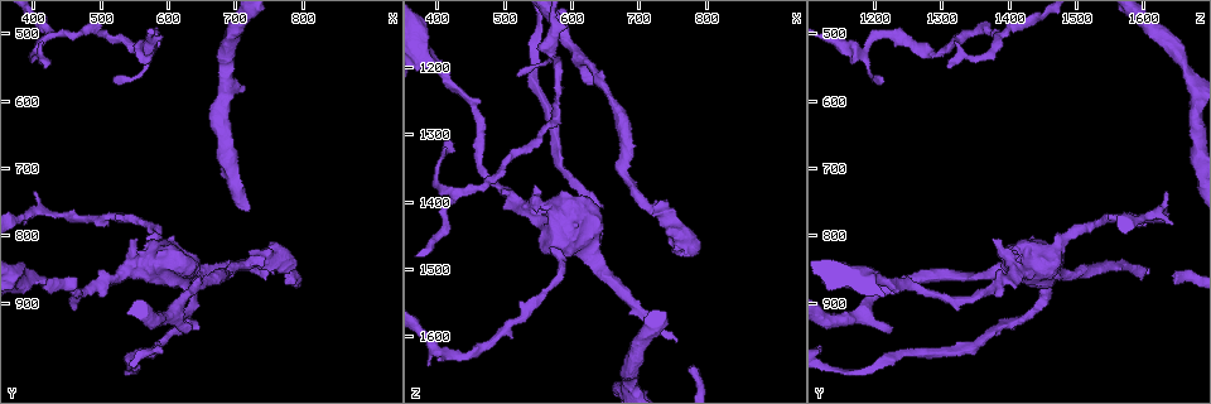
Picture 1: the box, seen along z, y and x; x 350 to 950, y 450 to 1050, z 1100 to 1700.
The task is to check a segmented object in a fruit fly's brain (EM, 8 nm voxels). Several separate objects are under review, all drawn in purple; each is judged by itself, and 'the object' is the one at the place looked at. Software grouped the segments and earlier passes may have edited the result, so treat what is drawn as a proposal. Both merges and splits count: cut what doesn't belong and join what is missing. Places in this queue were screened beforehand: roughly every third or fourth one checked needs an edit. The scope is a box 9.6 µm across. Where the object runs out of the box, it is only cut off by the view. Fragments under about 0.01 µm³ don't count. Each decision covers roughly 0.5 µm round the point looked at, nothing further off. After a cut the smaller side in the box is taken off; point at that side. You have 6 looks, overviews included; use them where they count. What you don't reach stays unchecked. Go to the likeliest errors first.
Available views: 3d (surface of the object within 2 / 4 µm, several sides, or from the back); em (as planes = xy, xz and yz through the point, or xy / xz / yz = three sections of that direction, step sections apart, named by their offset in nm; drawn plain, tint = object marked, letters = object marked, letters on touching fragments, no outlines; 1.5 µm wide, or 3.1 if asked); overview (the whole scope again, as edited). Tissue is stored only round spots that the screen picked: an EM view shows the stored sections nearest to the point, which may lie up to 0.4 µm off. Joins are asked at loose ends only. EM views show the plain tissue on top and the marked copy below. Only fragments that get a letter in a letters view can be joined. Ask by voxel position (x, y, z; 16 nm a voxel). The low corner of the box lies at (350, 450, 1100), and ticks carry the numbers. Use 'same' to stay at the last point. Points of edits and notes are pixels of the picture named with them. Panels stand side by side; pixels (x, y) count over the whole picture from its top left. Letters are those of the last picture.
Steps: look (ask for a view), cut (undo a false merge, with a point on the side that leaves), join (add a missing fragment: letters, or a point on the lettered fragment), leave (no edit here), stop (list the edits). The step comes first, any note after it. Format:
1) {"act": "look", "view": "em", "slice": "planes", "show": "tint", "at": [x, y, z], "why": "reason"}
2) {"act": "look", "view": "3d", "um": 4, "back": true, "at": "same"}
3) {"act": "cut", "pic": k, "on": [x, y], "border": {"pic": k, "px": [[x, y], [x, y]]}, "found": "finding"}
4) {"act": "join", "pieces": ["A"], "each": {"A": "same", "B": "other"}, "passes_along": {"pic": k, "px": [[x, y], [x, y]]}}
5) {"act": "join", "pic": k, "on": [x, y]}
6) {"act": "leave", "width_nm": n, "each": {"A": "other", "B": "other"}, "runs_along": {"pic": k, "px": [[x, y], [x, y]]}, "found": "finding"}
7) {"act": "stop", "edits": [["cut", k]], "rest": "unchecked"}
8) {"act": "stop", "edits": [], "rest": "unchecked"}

{"act": "look", "view": "3d", "um": 2, "at": [775, 875, 1645], "why": "end of a long branch"}

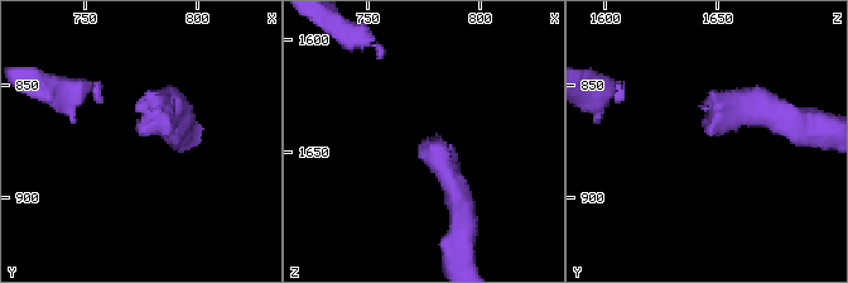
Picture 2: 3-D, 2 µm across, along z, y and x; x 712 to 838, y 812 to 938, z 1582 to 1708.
{"act": "look", "view": "em", "slice": "planes", "show": "letters", "at": [775, 871, 1645]}

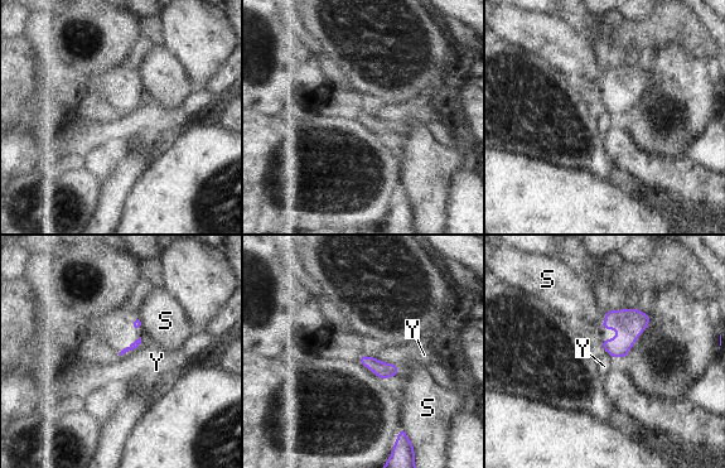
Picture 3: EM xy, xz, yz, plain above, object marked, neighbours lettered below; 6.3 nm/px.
{"act": "leave", "longest_contact_nm": ["Y", 160], "each": {"S": "other", "Y": "other"}, "border": {"pic": 3, "px": [[376, 357], [397, 367]]}, "found": "no lettered fragment goes on from it"}

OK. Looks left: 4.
{"act": "look", "view": "em", "slice": "planes", "show": "letters", "at": [630, 935, 1225], "why": "an open end"}

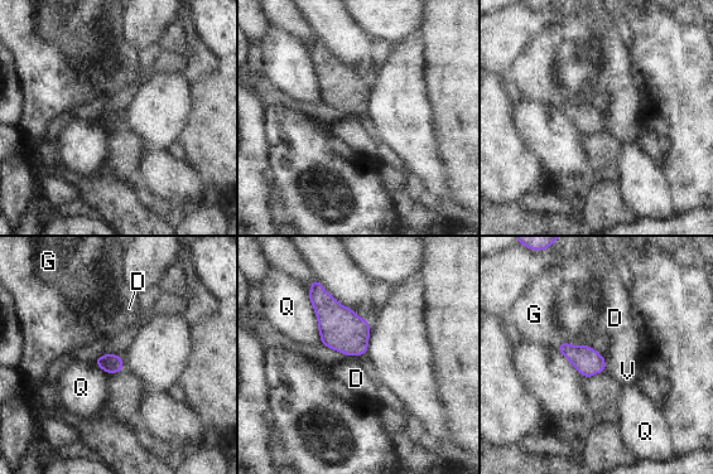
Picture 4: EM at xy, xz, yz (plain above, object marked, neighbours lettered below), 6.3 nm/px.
{"act": "leave", "width_nm": 120, "each": {"D": "other", "G": "other", "Q": "other", "V": "other"}, "found": "no lettered fragment goes on from it"}

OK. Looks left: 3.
{"act": "look", "view": "3d", "um": 4, "at": [420, 550, 1310], "why": "thin end"}

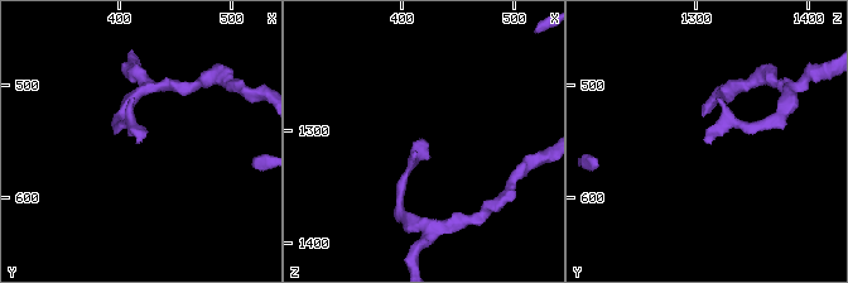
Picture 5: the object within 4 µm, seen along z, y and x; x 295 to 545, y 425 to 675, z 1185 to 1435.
{"act": "look", "view": "em", "slice": "yz", "step": 8, "show": "letters", "at": [420, 548, 1310], "why": "now the EM"}

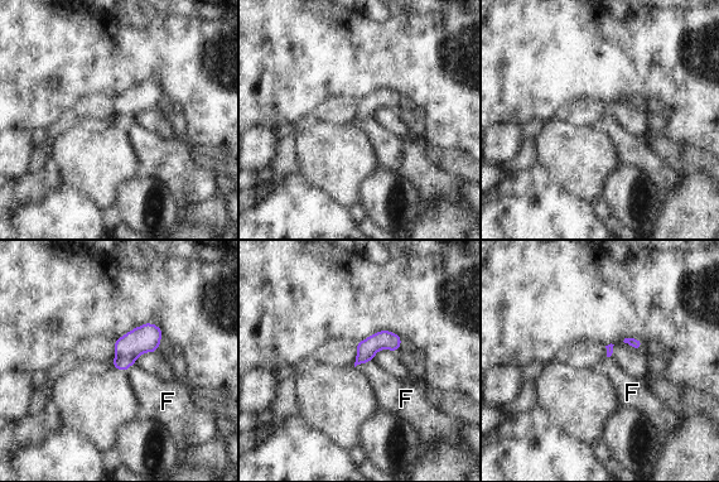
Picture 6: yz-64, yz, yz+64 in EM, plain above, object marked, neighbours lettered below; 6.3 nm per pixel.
{"act": "look", "view": "em", "slice": "planes", "show": "letters", "at": "same", "why": "cut it another way"}

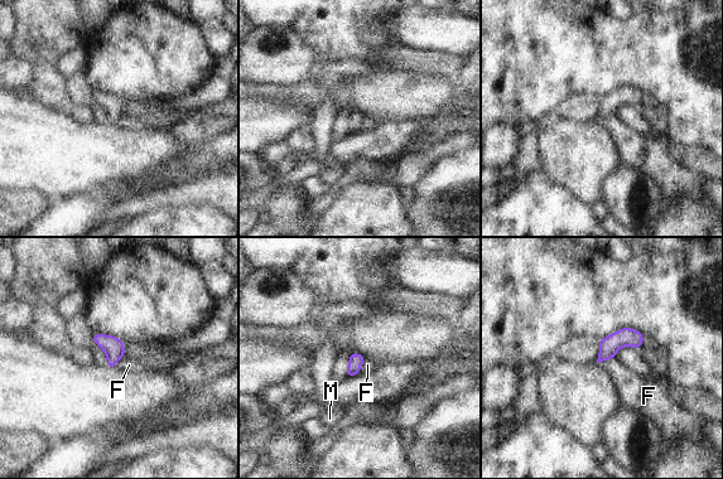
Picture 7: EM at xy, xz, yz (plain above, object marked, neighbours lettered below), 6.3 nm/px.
{"act": "leave", "width_nm": 90, "each": {"F": "other", "M": "other"}, "border": {"pic": 7, "px": [[616, 356], [597, 363]]}, "found": "none of them fits"}

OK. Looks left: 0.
{"act": "stop", "edits": [], "rest": "unchecked"}

